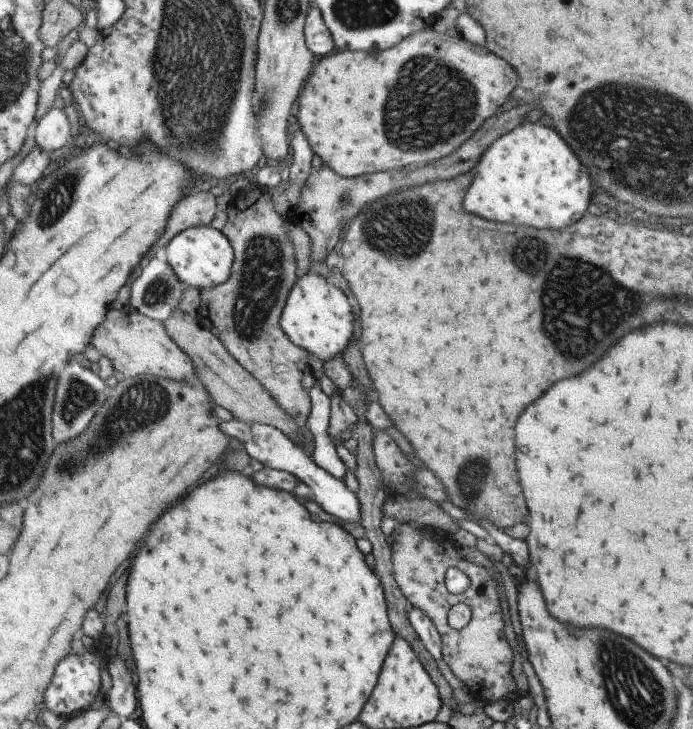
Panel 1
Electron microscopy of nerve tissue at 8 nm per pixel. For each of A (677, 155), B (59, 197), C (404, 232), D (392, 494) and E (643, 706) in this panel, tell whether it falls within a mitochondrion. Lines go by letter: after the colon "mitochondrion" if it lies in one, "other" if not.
A: mitochondrion
B: mitochondrion
C: mitochondrion
D: other
E: mitochondrion

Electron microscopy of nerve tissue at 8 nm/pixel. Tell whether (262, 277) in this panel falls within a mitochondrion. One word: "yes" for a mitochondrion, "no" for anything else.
yes

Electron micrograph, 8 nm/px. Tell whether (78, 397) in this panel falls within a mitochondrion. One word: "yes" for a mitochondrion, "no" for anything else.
yes

